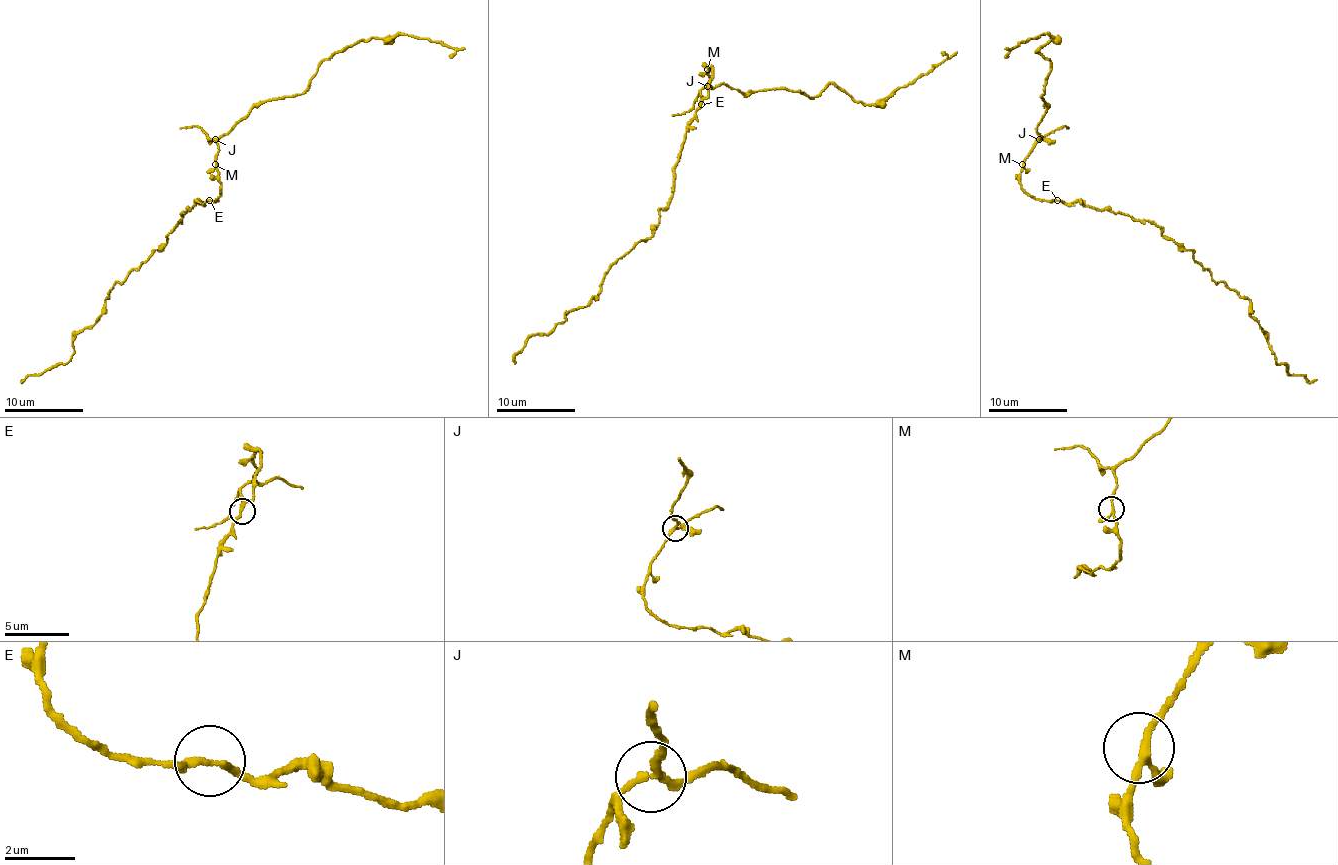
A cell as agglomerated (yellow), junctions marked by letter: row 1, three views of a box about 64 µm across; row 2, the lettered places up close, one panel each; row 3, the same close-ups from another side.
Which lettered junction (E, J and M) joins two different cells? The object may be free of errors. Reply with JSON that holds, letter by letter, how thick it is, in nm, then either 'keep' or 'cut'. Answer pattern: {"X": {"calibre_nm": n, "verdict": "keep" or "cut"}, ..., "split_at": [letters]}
{"E": {"calibre_nm": 200, "verdict": "keep"}, "J": {"calibre_nm": 200, "verdict": "cut"}, "M": {"calibre_nm": 170, "verdict": "keep"}, "split_at": ["J"]}

